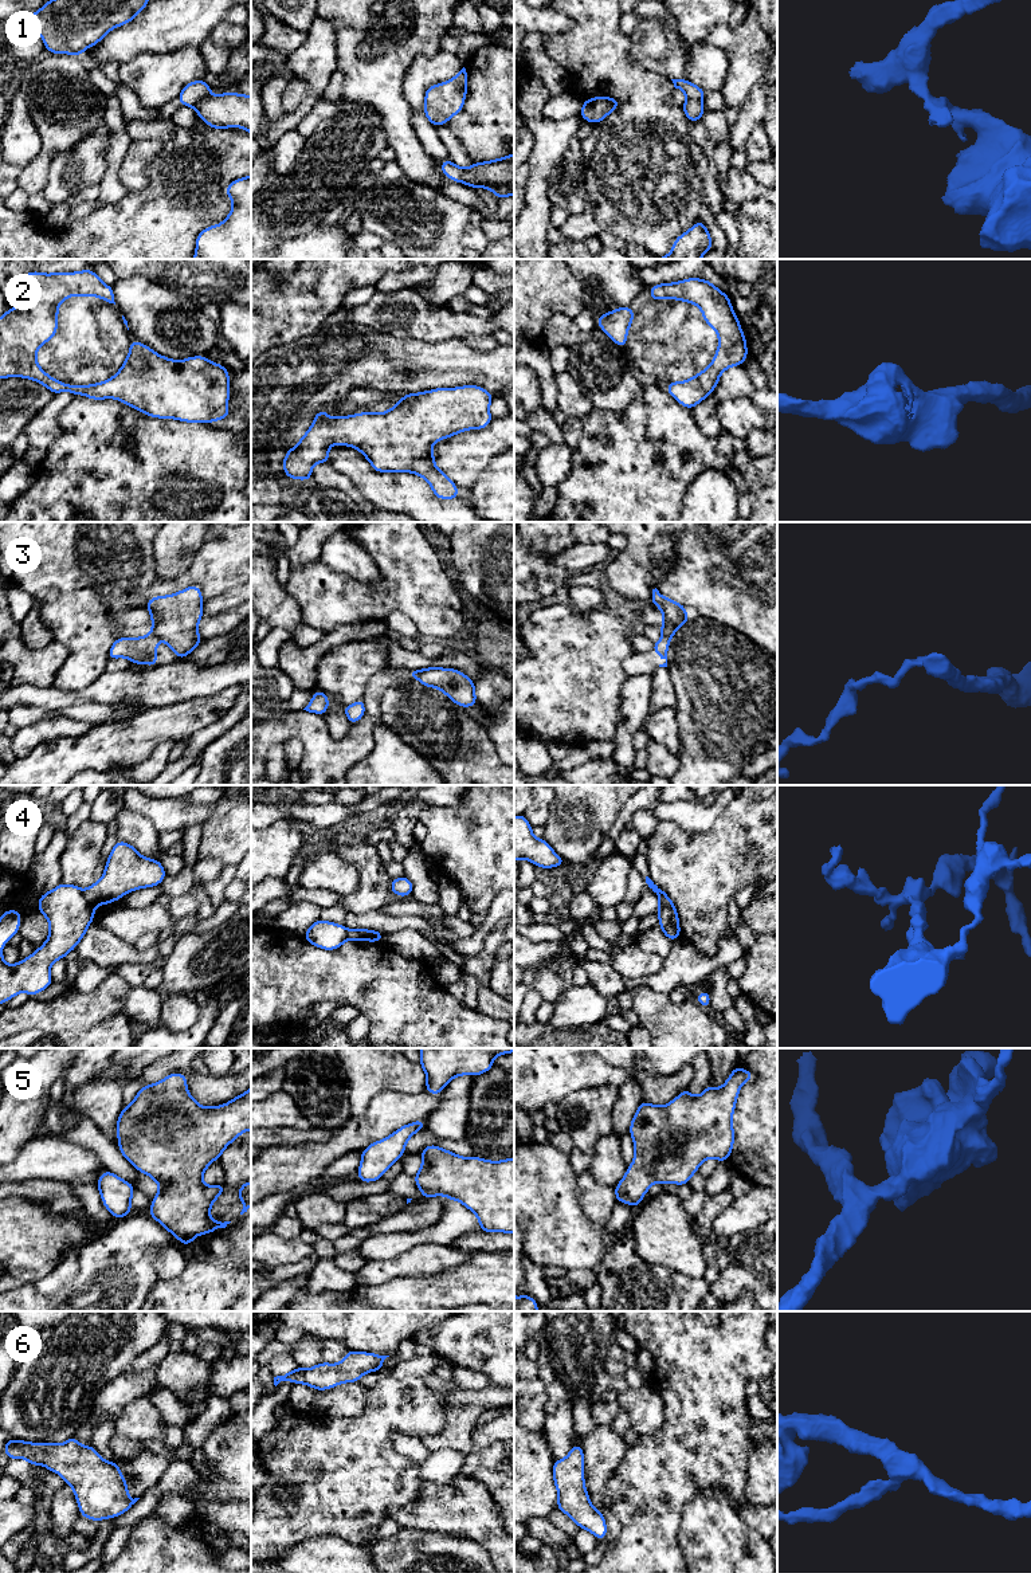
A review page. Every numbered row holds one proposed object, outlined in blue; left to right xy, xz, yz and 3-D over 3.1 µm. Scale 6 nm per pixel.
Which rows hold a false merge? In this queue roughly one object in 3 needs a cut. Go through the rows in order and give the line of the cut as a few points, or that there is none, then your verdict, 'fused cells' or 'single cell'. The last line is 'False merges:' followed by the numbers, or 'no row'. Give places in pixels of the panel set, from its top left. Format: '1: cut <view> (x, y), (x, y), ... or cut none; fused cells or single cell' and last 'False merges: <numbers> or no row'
1: cut xz (462, 169), (467, 184); fused cells
2: cut none; single cell
3: cut yz (662, 635), (669, 639); fused cells
4: cut xy (82, 891), (95, 905); fused cells
5: cut none; single cell
6: cut none; single cell
False merges: 1, 3, 4

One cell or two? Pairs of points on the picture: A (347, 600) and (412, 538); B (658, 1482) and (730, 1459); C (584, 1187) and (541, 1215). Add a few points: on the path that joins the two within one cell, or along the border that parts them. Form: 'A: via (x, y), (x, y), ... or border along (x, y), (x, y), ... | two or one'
A: via (368, 600), (373, 600), (404, 568), (404, 560) | one
B: via (675, 1464), (681, 1459), (713, 1459) | one
C: border along (573, 1175), (579, 1204), (591, 1220) | two

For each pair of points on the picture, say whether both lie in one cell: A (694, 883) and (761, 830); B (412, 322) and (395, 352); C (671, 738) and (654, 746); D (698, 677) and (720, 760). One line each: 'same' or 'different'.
A: same
B: different
C: different
D: same

